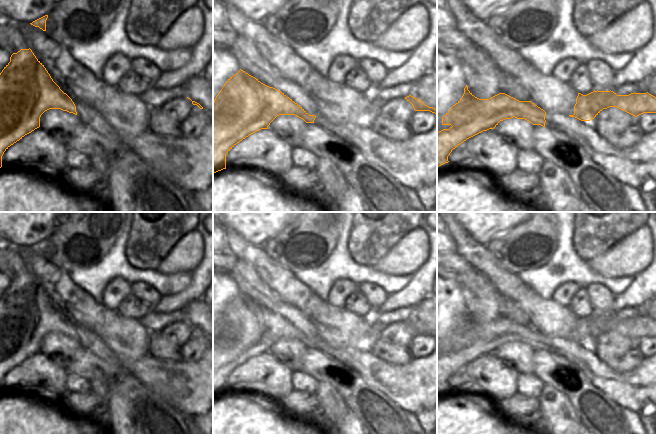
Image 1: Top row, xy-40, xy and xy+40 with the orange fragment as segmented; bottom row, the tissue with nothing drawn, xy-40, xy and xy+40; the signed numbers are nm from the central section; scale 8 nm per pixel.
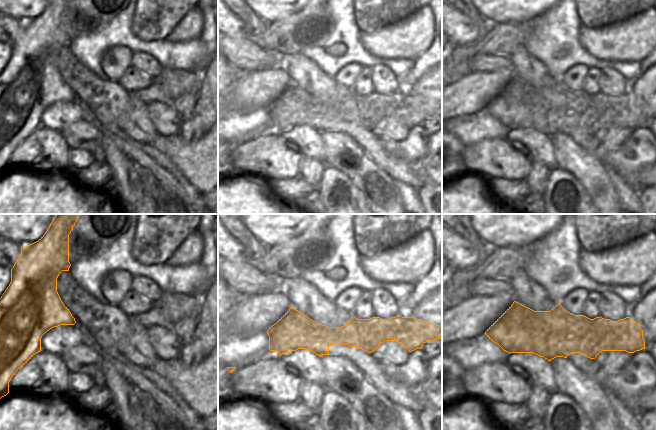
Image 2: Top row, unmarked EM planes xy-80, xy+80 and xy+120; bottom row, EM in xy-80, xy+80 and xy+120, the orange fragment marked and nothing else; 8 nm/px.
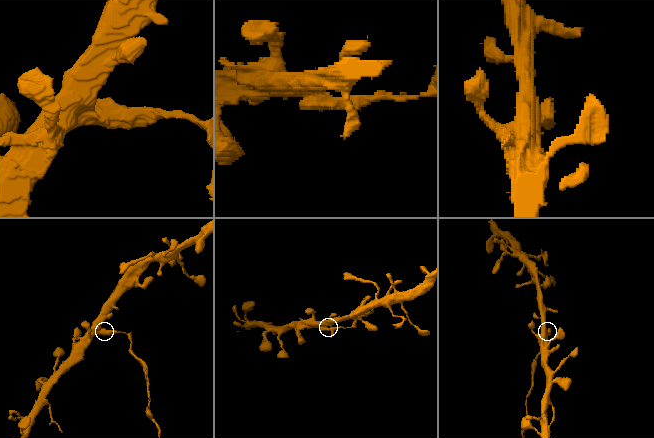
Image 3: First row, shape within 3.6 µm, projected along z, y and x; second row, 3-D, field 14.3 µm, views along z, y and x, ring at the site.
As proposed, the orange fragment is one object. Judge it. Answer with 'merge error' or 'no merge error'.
merge error

